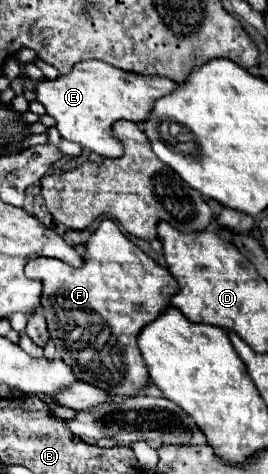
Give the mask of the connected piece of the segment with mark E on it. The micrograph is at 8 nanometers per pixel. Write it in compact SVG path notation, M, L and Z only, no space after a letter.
M80 61L72 67L70 73L60 75L58 79L40 79L36 81L34 93L36 99L44 105L46 113L56 119L56 129L60 135L68 141L80 143L84 149L94 151L102 157L120 157L122 155L122 145L112 137L112 123L116 119L126 119L126 121L144 121L148 113L152 111L152 105L158 97L168 95L170 91L176 89L176 83L170 81L168 77L160 75L138 75L138 73L128 73L122 69L116 69L104 61Z

